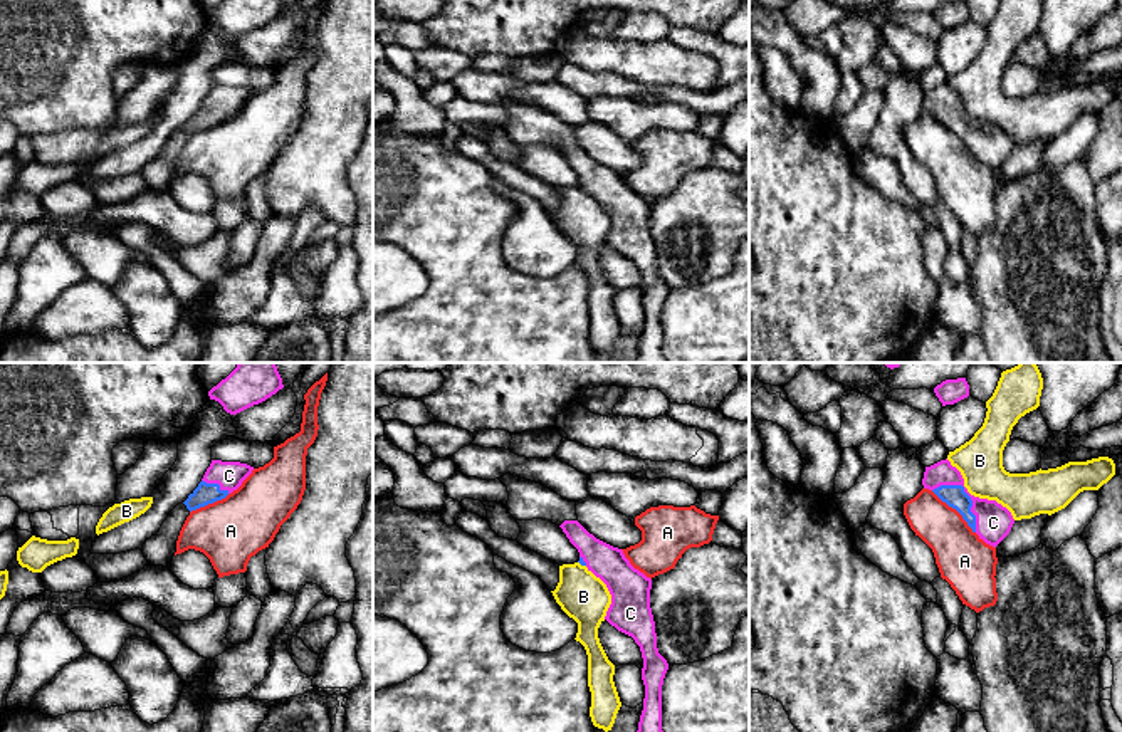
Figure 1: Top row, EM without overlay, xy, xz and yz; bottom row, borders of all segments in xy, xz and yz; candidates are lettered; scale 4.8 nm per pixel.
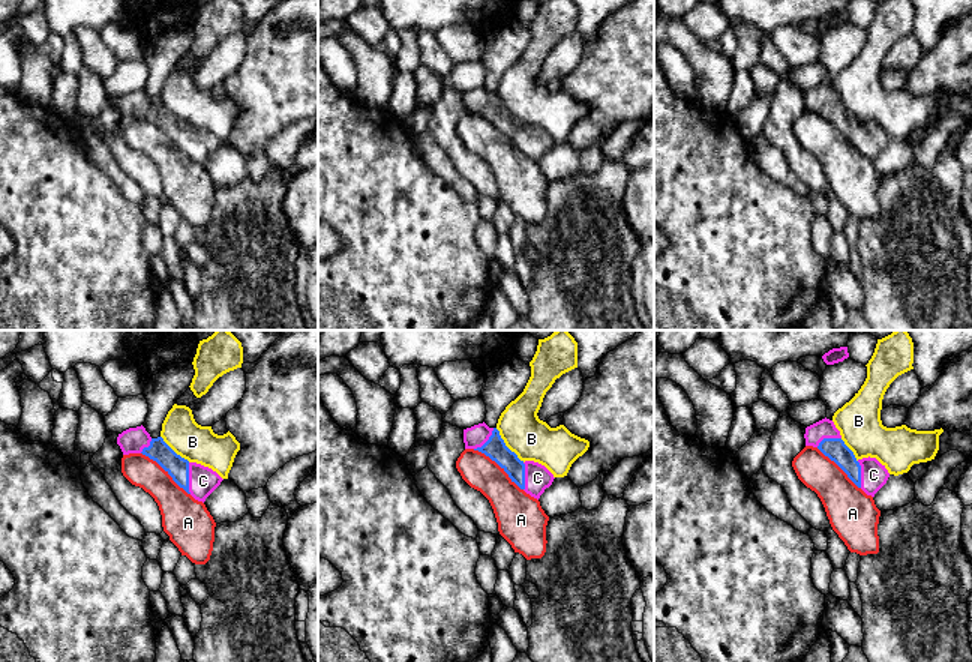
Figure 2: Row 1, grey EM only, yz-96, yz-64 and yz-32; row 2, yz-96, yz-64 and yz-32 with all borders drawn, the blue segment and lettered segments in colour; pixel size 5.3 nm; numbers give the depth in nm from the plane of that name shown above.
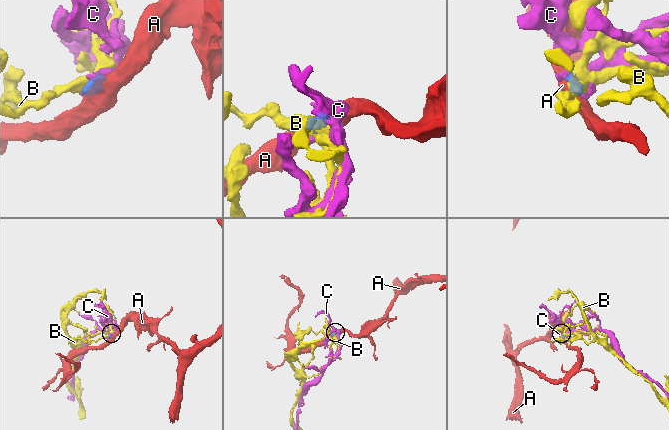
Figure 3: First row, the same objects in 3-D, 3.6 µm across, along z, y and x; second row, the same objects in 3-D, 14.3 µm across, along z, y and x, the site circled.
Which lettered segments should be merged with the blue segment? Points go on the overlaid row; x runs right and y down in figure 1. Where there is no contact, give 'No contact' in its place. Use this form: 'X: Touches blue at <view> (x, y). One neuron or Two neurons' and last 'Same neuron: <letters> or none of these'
A: Touches blue at yz (954, 507). Two neurons
B: Touches blue at xz (581, 564). Two neurons
C: Touches blue at yz (968, 496). One neuron
Same neuron: C

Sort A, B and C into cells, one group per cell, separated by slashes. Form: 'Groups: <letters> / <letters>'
Groups: A / B / C

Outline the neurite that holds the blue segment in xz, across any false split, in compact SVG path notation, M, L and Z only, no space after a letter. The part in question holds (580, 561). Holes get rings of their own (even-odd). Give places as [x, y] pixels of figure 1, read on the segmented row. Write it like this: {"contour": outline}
{"contour": "M564 520L559 527L578 549L578 562L600 578L611 594L605 620L640 646L645 698L637 732L663 732L662 685L668 663L657 648L650 608L652 579L635 569L621 549L596 539L578 520Z"}

